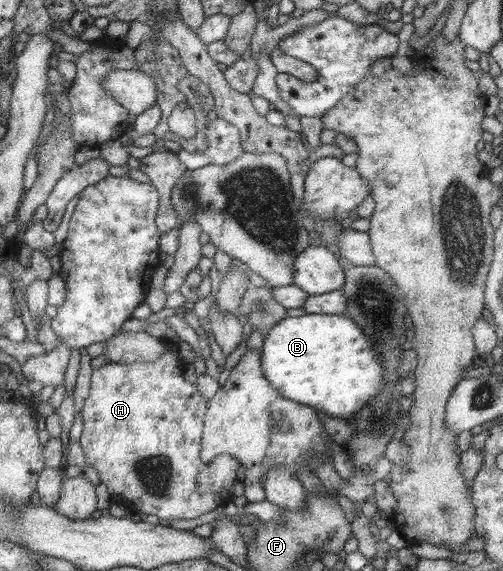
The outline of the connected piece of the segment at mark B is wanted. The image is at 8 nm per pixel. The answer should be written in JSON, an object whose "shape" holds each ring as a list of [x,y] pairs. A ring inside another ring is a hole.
{"shape":[[[346,315],[285,317],[264,337],[264,378],[285,399],[308,405],[319,415],[351,417],[384,386],[384,365],[365,332]]]}

